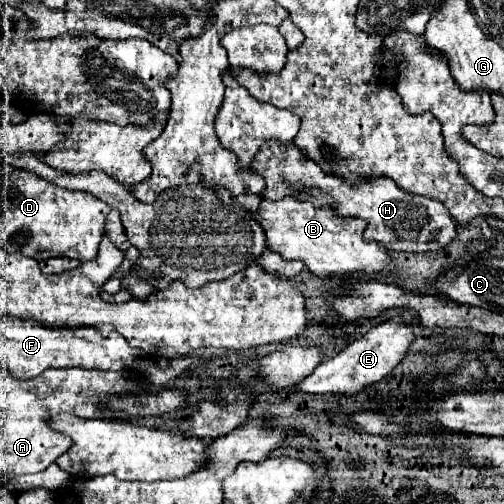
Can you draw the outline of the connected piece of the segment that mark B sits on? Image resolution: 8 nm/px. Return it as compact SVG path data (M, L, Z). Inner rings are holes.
M297 198L263 200L255 220L263 226L267 234L269 250L279 252L285 260L301 260L315 276L351 276L355 272L363 274L395 274L395 262L391 252L379 242L365 242L365 222L353 218L341 218L331 208L315 208L309 202Z

